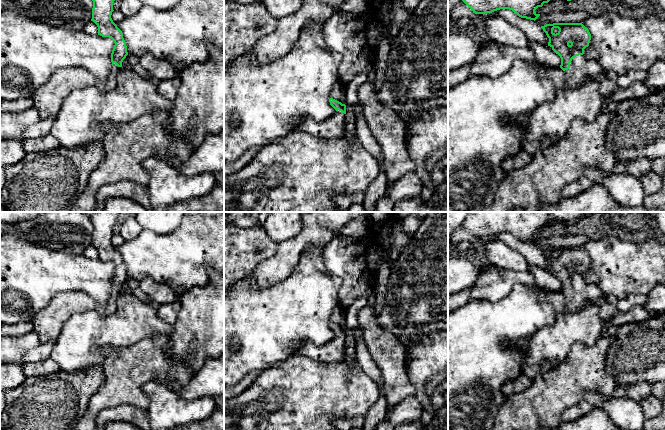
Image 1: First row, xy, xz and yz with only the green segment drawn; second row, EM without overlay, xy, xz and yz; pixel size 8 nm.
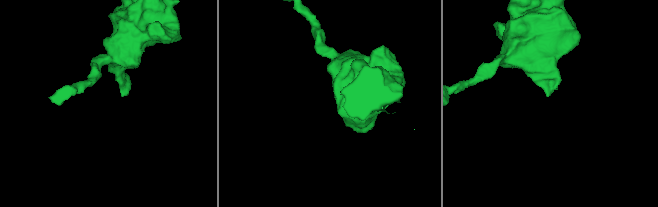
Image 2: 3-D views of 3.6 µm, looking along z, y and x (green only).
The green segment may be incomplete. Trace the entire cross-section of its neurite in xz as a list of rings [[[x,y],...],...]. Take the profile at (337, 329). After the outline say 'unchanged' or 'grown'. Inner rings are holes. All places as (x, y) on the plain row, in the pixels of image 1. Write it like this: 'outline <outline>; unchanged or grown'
outline [[[330,322],[329,326],[336,334],[331,341],[317,346],[310,340],[303,340],[293,355],[321,363],[341,363],[345,358],[346,329],[333,322]]]; grown

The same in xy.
outline [[[95,212],[90,216],[93,225],[92,243],[98,251],[98,259],[102,261],[111,262],[115,269],[111,277],[112,291],[106,305],[98,305],[85,292],[82,291],[68,291],[56,294],[49,304],[42,310],[39,310],[33,317],[34,332],[39,337],[39,345],[27,352],[24,357],[24,363],[40,362],[50,358],[53,347],[56,343],[58,335],[63,324],[75,313],[83,313],[89,310],[96,310],[102,315],[109,315],[116,311],[117,299],[122,292],[122,286],[128,279],[126,266],[123,262],[122,255],[113,246],[111,239],[113,234],[113,227],[121,212]]]; grown

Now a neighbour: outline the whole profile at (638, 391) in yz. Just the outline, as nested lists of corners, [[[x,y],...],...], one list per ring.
[[[640,382],[629,385],[617,386],[615,389],[615,397],[627,397],[641,402],[643,399],[648,397],[652,392],[652,383]]]

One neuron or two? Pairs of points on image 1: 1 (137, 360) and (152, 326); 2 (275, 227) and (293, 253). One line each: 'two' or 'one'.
1: two
2: two

